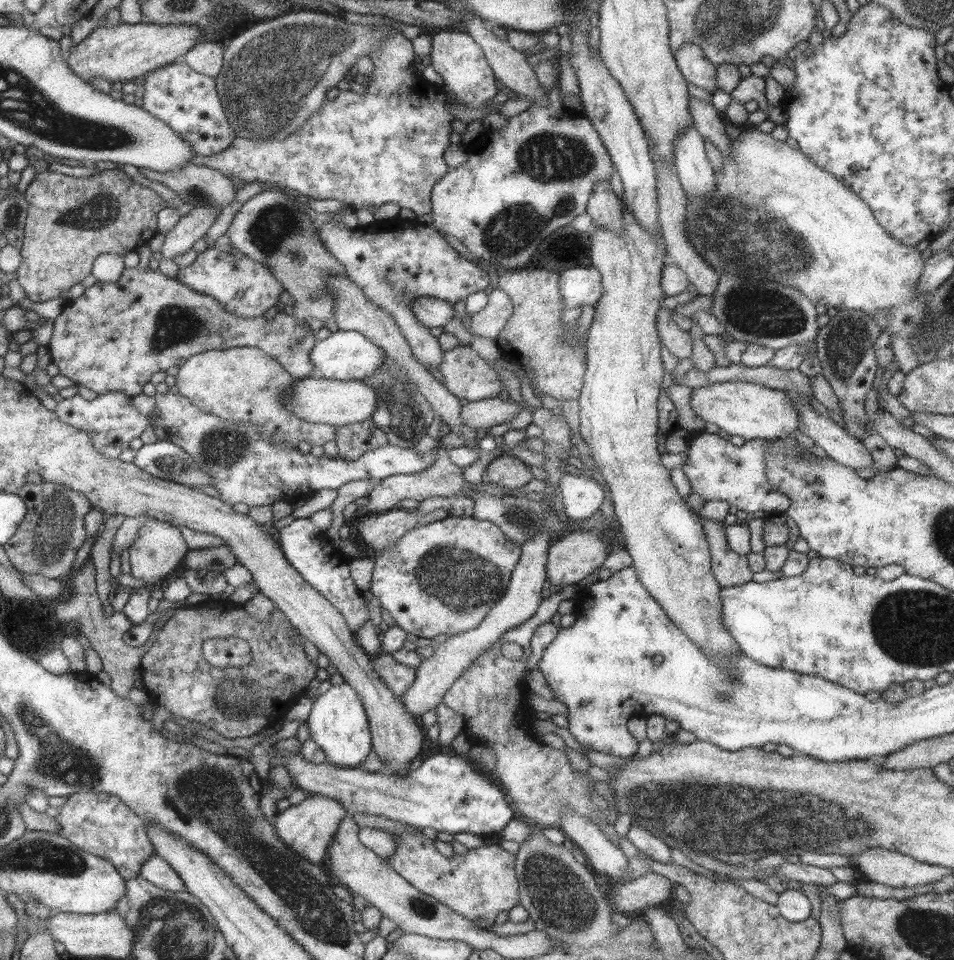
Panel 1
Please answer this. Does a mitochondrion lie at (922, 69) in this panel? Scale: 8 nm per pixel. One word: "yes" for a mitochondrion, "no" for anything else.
no

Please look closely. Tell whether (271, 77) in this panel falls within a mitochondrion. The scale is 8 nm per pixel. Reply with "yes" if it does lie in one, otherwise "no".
yes

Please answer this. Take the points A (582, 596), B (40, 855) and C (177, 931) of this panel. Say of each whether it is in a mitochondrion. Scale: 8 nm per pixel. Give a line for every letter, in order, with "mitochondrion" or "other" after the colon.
A: other
B: mitochondrion
C: mitochondrion

